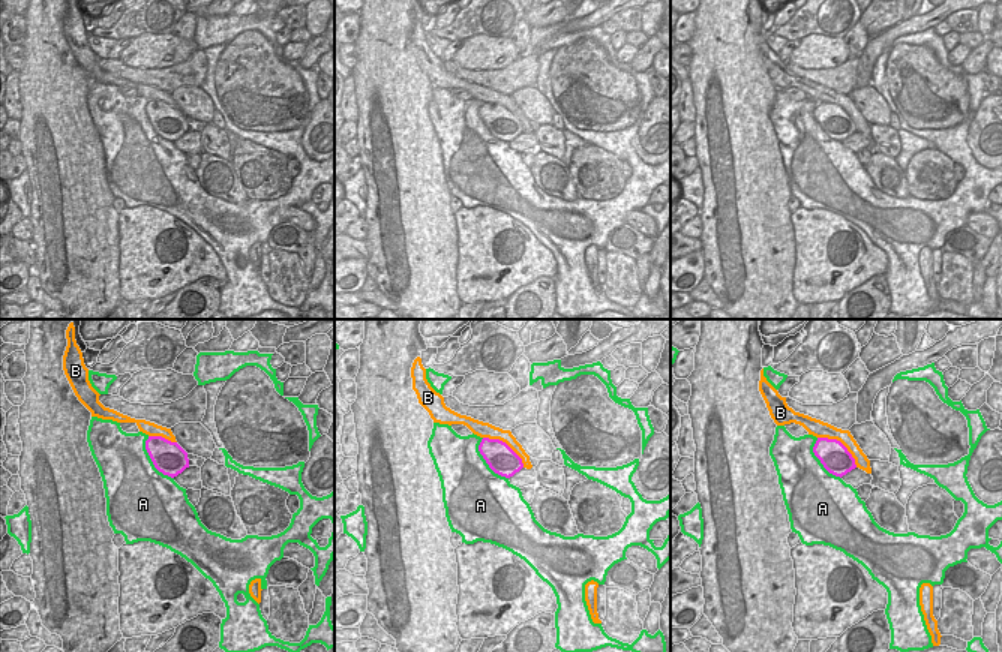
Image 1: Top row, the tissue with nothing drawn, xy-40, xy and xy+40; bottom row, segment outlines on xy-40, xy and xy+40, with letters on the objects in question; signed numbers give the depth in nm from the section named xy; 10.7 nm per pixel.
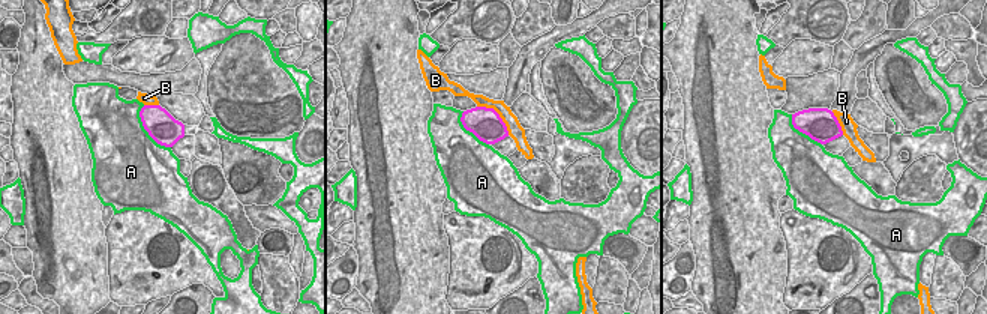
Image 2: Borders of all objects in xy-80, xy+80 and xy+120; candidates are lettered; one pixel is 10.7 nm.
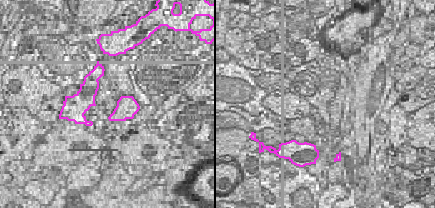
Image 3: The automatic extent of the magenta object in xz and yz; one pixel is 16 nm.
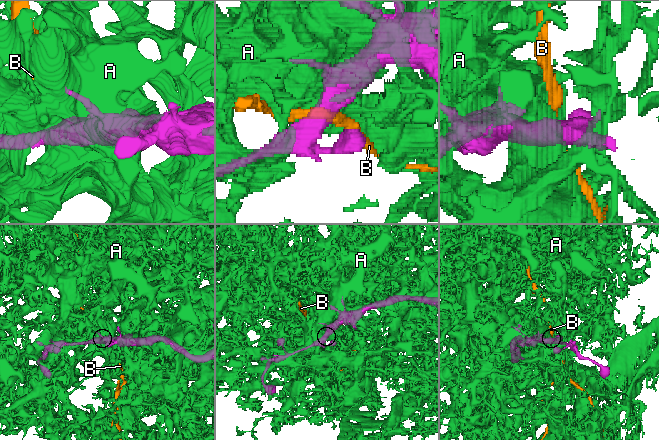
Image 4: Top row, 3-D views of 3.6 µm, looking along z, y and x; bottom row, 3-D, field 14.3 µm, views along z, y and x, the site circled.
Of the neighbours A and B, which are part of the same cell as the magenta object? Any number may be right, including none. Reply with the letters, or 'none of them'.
none of them

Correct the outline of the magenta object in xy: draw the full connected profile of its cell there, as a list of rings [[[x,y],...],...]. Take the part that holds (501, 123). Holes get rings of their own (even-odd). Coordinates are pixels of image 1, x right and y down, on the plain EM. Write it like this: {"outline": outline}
{"outline": [[[483,102],[478,115],[489,132],[501,141],[510,142],[524,132],[522,123],[500,103]]]}

